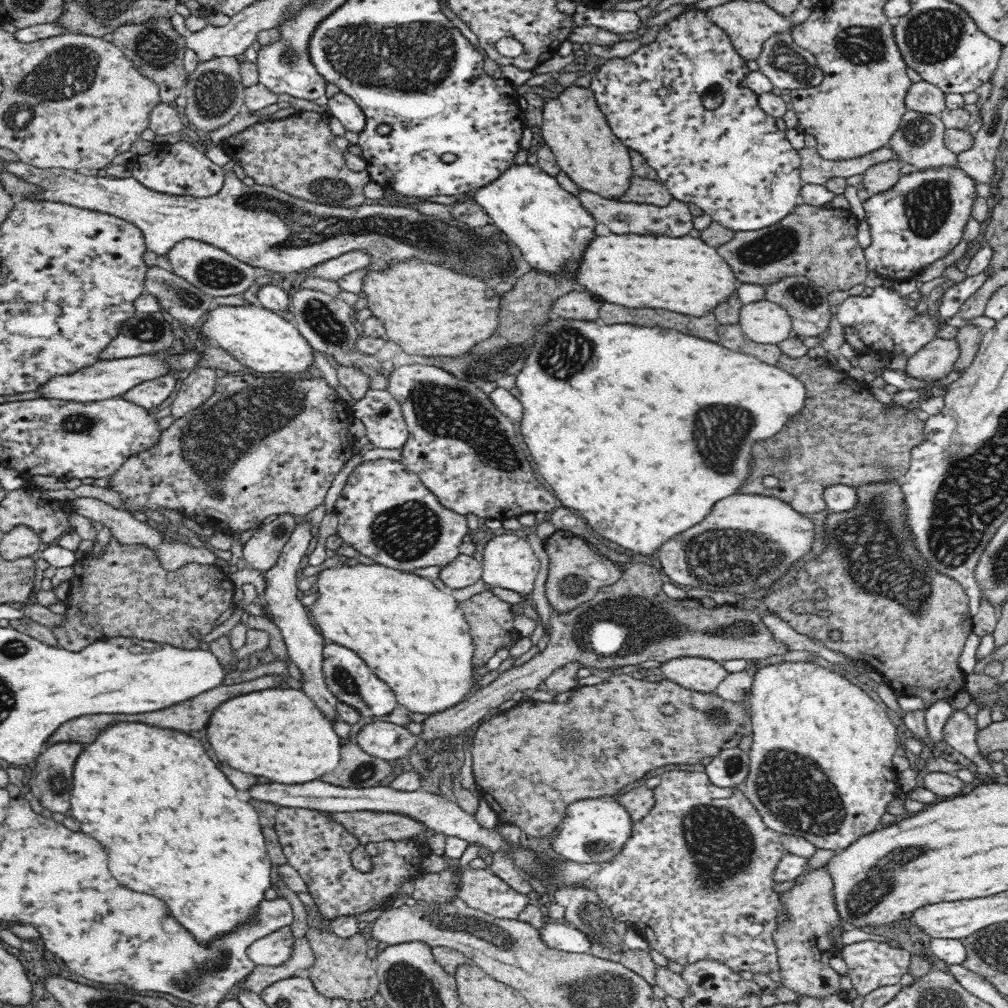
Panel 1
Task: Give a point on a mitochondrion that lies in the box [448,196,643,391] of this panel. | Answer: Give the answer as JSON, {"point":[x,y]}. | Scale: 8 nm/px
{"point":[552,353]}

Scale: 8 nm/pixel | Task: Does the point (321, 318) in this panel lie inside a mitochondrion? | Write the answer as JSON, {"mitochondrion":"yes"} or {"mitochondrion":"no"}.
{"mitochondrion":"yes"}

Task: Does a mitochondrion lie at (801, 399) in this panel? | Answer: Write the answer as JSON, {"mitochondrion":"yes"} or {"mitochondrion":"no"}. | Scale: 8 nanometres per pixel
{"mitochondrion":"no"}

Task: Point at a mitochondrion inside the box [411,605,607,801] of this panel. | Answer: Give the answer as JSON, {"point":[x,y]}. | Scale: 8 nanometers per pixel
{"point":[563,740]}

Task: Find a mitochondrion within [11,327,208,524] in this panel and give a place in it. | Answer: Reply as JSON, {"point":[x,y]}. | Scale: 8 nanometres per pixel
{"point":[76,424]}

